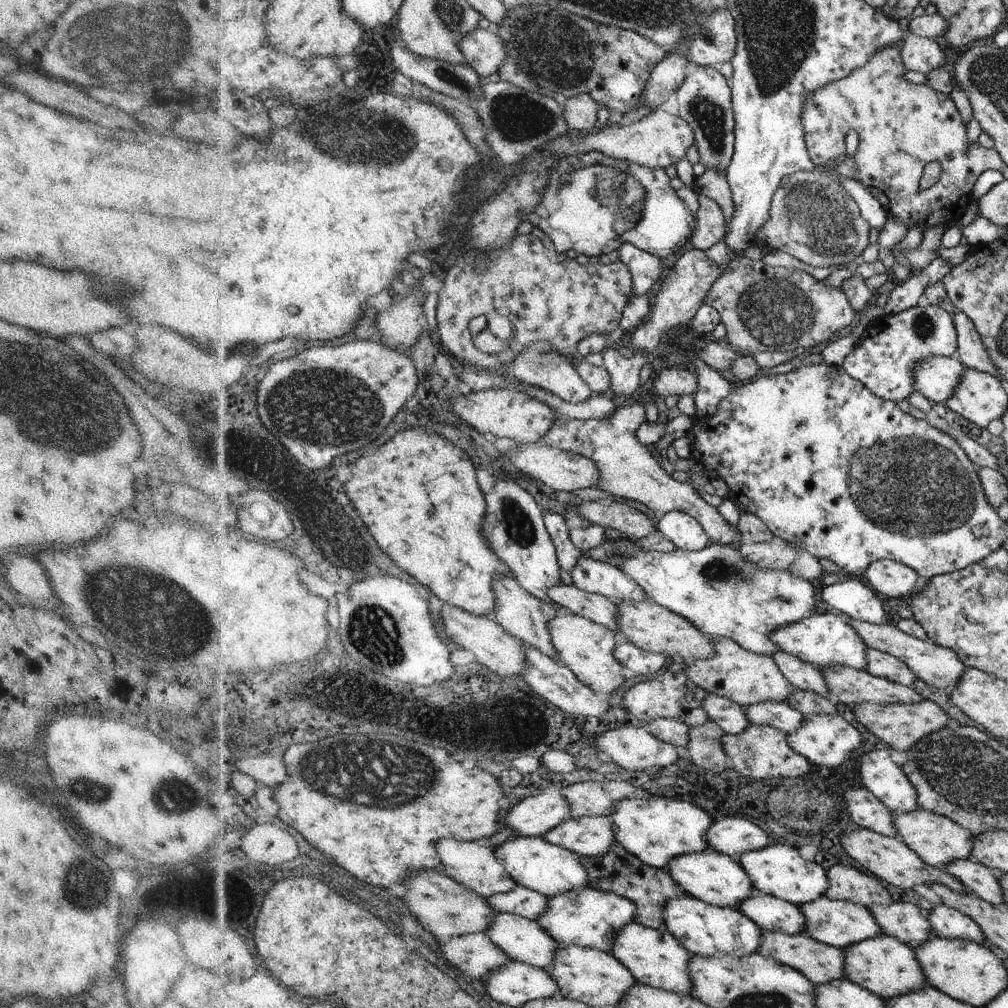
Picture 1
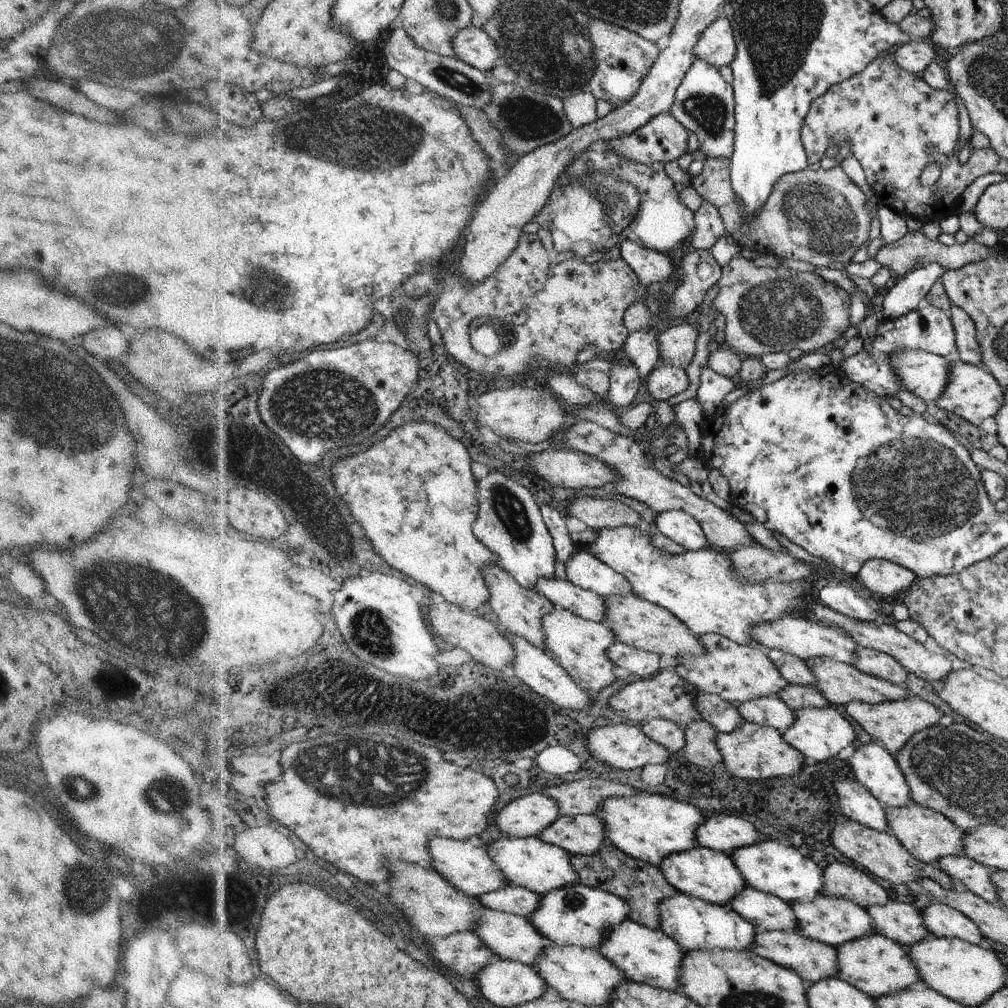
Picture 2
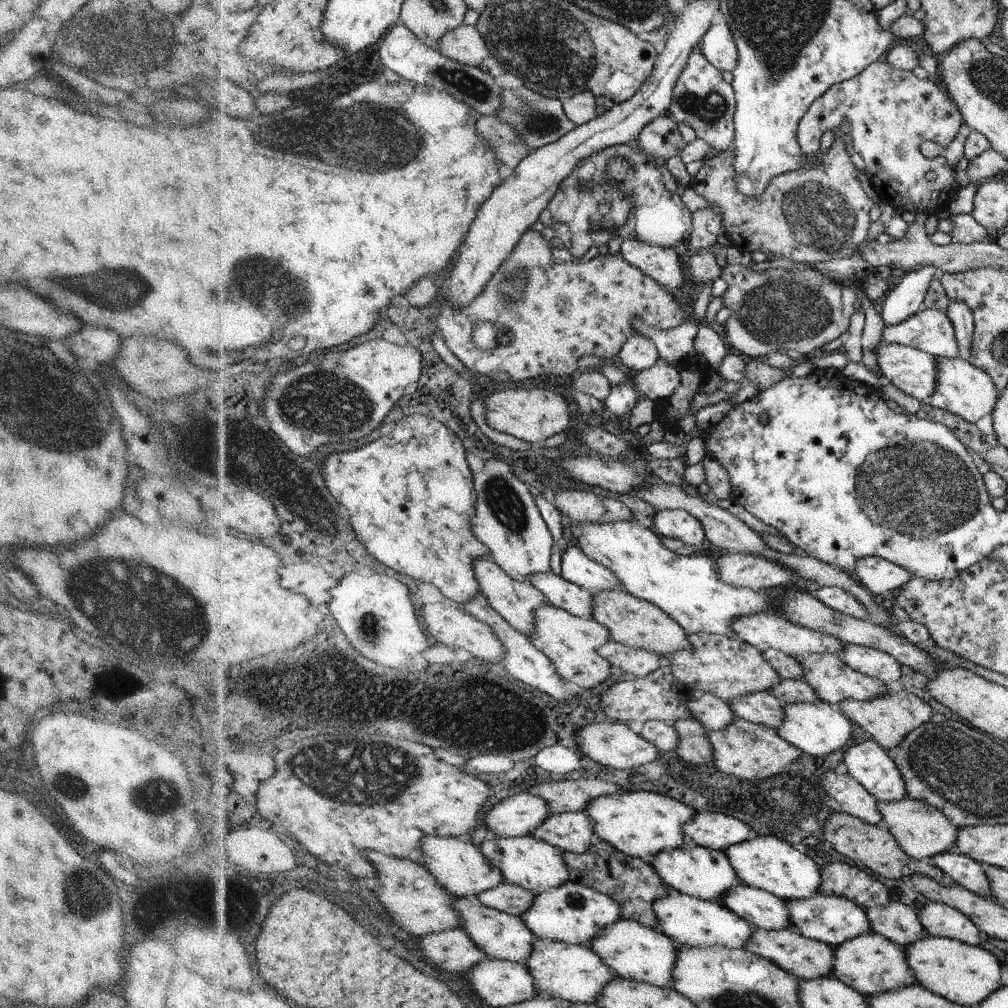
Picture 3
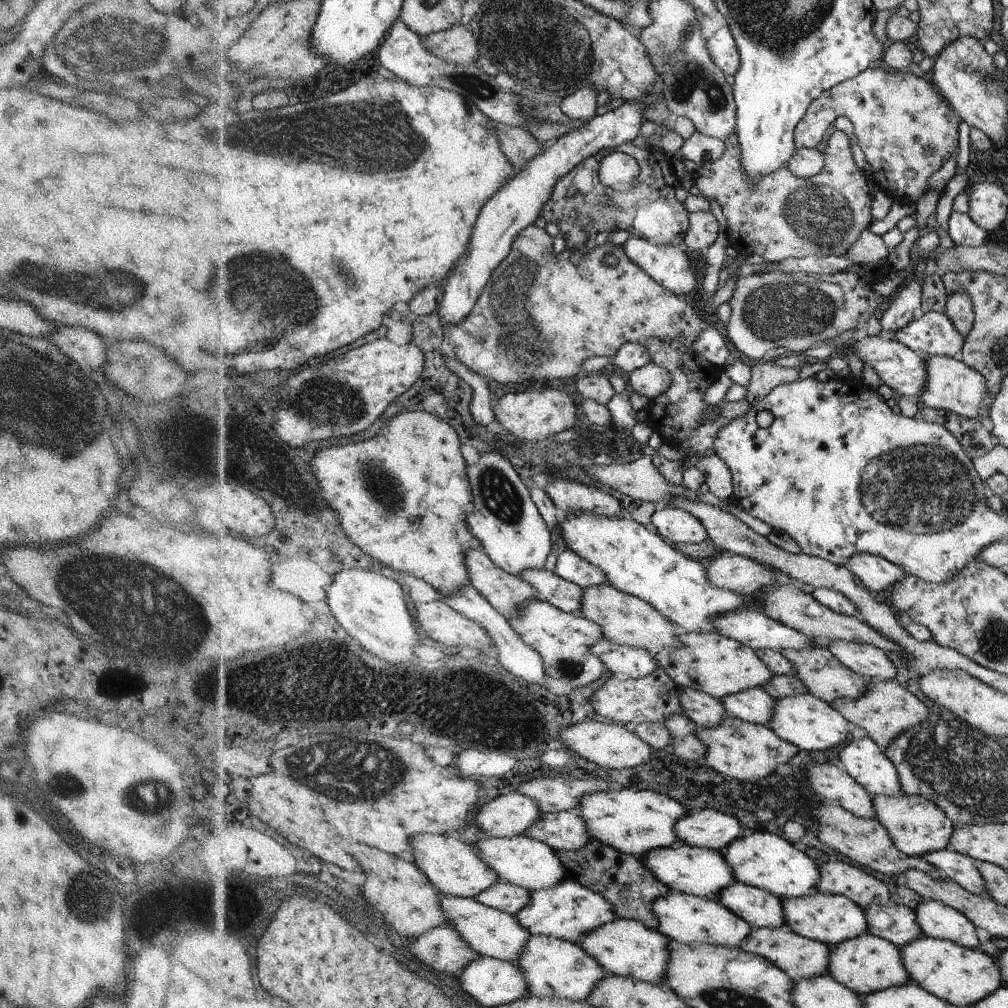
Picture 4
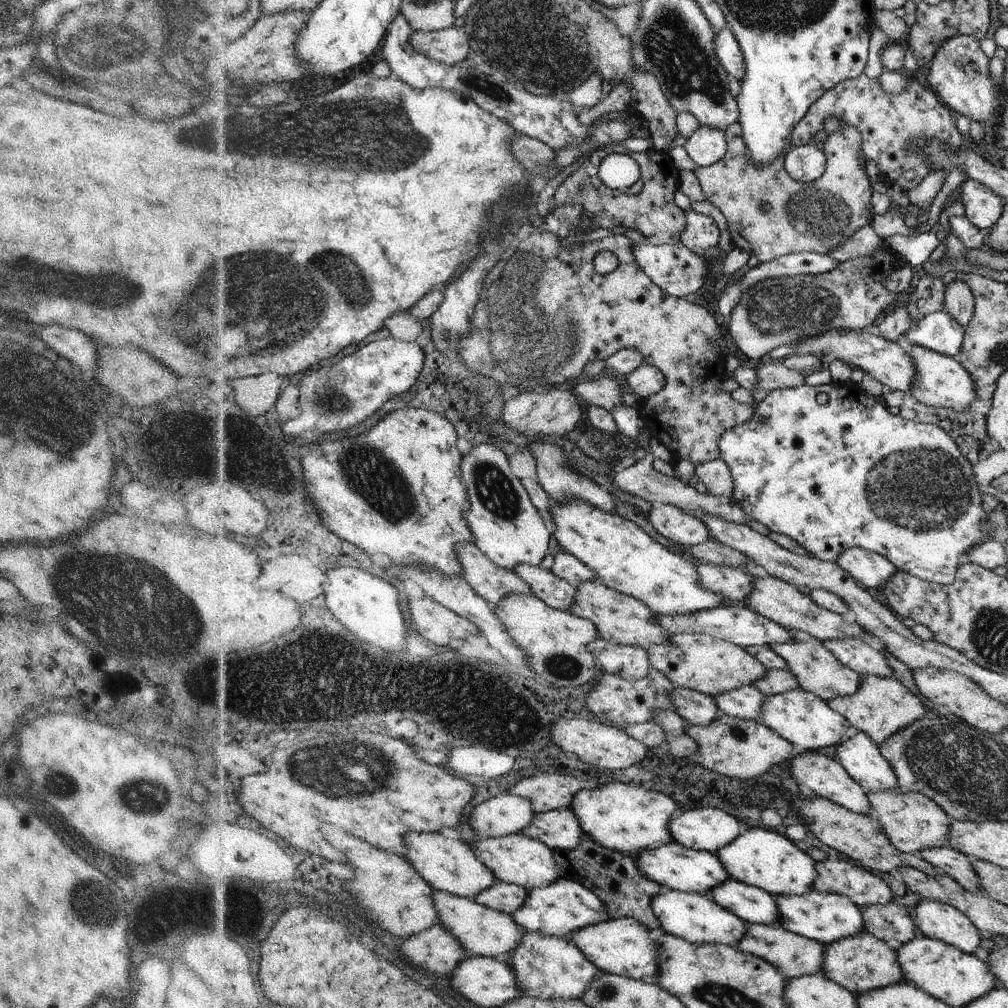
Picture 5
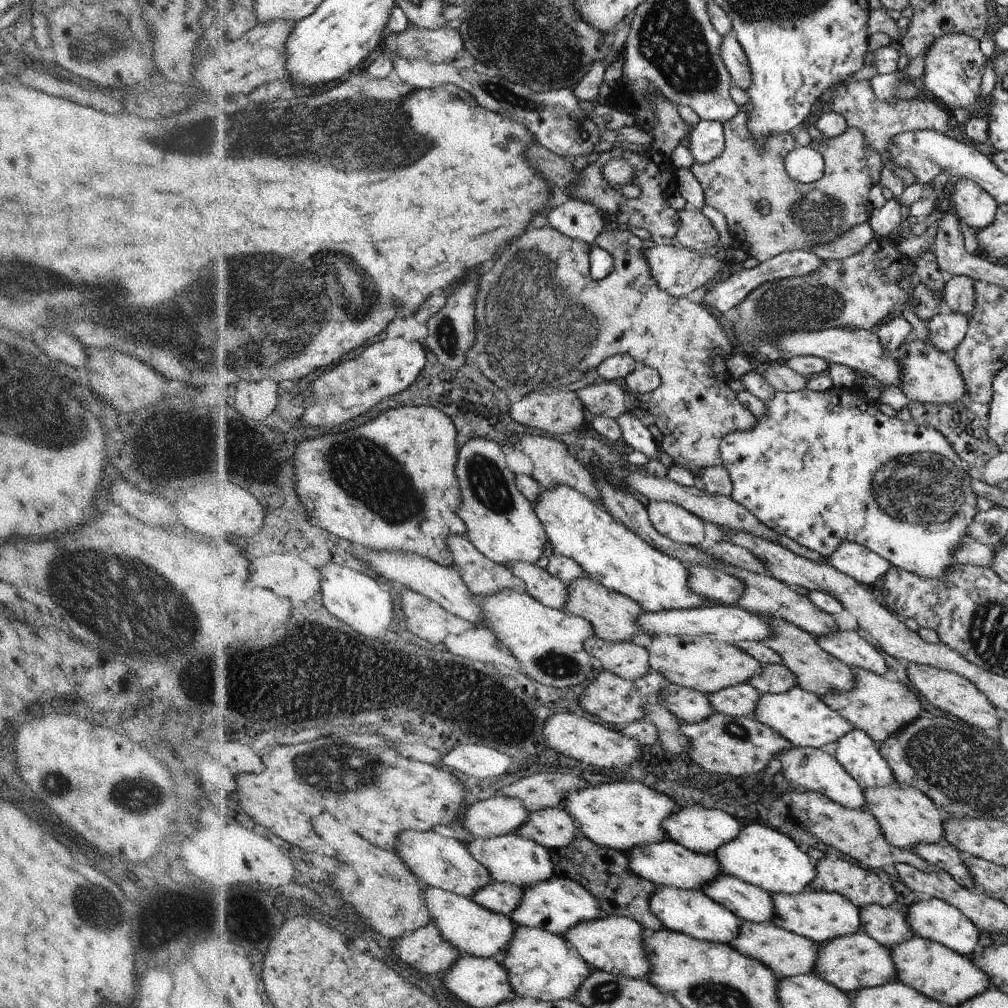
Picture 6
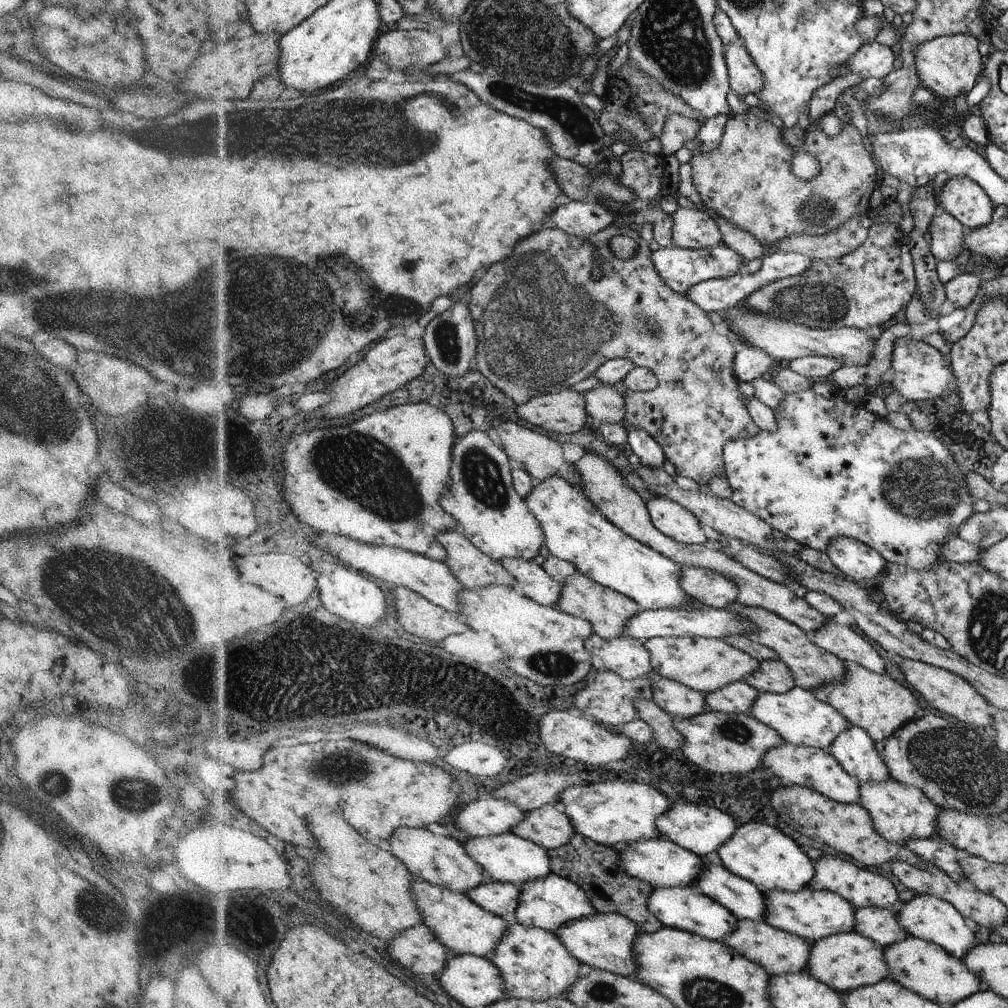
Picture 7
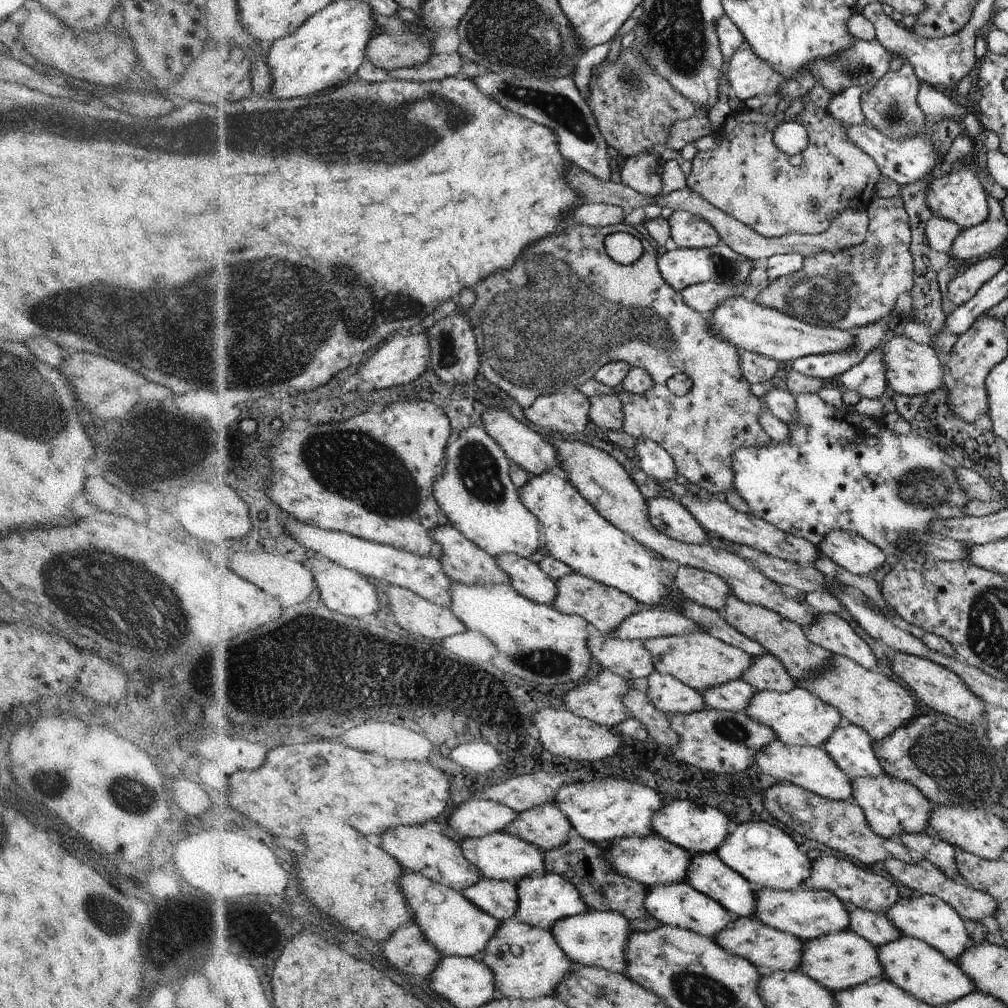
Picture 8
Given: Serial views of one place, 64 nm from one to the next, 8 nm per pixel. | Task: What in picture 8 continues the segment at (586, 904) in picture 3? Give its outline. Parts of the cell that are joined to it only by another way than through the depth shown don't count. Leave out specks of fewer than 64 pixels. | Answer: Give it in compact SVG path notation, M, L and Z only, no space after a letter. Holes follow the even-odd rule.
M547 871L545 874L532 874L526 878L520 878L515 885L518 887L519 895L519 908L516 909L515 917L530 926L550 931L557 921L589 910L580 892L576 890L576 886L572 886L571 882L559 874Z

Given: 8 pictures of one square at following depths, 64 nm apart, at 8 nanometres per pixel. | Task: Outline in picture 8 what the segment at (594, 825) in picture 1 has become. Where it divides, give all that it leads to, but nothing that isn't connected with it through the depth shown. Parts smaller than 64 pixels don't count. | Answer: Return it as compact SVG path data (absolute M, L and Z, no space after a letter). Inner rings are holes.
M554 802L540 804L518 813L504 831L539 847L543 852L561 847L568 839L570 819Z

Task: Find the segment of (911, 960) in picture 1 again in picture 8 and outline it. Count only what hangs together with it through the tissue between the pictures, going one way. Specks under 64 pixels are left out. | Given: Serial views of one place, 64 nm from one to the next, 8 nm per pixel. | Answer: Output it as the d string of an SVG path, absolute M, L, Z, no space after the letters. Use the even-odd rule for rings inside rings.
M850 929L803 941L803 958L800 960L799 969L833 994L884 977L879 949Z

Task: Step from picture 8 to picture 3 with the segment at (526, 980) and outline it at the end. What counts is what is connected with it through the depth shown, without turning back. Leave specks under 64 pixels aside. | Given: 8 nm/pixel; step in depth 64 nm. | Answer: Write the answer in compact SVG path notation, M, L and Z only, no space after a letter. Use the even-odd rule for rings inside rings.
M537 937L530 956L526 966L536 979L537 992L548 990L554 998L572 1003L596 1004L604 988L616 978L611 968L587 945L572 945Z

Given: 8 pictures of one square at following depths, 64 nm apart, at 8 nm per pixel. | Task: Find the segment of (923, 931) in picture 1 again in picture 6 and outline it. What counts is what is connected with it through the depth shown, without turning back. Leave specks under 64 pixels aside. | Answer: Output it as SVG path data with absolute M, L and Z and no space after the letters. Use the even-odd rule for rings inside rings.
M876 905L863 907L860 914L862 929L889 949L916 935L908 926L906 914L900 910Z

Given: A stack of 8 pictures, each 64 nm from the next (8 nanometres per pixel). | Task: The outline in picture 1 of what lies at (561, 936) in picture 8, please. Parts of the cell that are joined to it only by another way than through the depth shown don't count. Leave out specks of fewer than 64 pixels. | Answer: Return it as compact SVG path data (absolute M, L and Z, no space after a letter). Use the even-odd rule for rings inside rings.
M632 921L616 934L615 942L608 950L608 954L612 954L622 966L628 967L636 983L678 994L690 995L692 992L692 978L688 970L692 955L687 951L687 947L684 947L679 939L667 930L654 930Z

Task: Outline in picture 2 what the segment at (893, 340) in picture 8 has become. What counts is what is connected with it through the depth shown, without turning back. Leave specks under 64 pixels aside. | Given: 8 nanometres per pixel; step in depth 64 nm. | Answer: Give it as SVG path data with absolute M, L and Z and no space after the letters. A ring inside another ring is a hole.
M961 359L951 360L948 386L944 388L942 396L935 403L938 408L943 408L949 414L958 415L979 427L986 418L996 416L996 413L1003 406L1004 389L999 382L996 382L995 375L981 365L974 366L962 362Z

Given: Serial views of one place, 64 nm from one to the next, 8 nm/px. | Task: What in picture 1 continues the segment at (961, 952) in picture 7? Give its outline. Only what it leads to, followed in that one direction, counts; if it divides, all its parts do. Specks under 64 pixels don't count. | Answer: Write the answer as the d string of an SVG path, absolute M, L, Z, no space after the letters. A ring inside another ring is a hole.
M943 903L929 912L934 936L944 939L963 939L983 943L986 936L970 916Z

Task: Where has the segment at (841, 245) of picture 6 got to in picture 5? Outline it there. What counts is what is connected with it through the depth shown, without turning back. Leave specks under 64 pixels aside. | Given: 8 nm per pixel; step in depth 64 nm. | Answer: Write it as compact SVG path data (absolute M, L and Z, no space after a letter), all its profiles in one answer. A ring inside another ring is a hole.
M864 226L854 234L854 238L848 238L844 246L830 252L828 256L841 263L858 258L858 256L873 256L878 253L881 246L883 246L883 240L874 232L874 228Z

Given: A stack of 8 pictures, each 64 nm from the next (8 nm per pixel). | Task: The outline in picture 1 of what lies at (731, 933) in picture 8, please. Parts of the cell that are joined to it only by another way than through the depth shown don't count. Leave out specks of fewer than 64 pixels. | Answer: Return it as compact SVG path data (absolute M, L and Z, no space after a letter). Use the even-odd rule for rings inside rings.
M764 930L763 944L757 953L775 959L784 965L794 967L795 970L802 971L816 986L837 979L845 979L844 950L820 943L812 939L806 932L790 935Z

